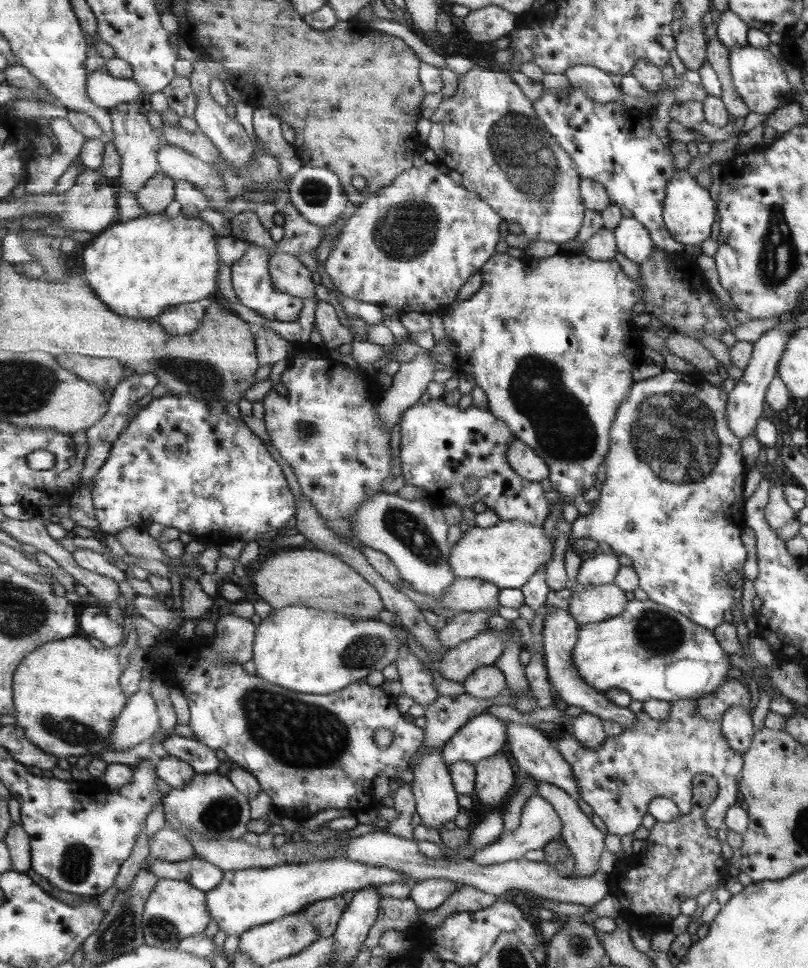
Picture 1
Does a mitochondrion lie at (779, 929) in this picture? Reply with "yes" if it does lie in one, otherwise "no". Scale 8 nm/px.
no

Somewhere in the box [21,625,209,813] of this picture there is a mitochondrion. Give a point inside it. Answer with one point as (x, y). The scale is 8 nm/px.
(75, 733)

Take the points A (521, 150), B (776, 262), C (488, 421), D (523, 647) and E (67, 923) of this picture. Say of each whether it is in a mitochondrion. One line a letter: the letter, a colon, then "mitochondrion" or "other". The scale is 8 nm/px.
A: mitochondrion
B: mitochondrion
C: other
D: other
E: other

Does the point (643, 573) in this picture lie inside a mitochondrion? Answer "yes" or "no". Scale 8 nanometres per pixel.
no

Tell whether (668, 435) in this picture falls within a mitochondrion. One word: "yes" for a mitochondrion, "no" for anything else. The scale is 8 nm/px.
yes

